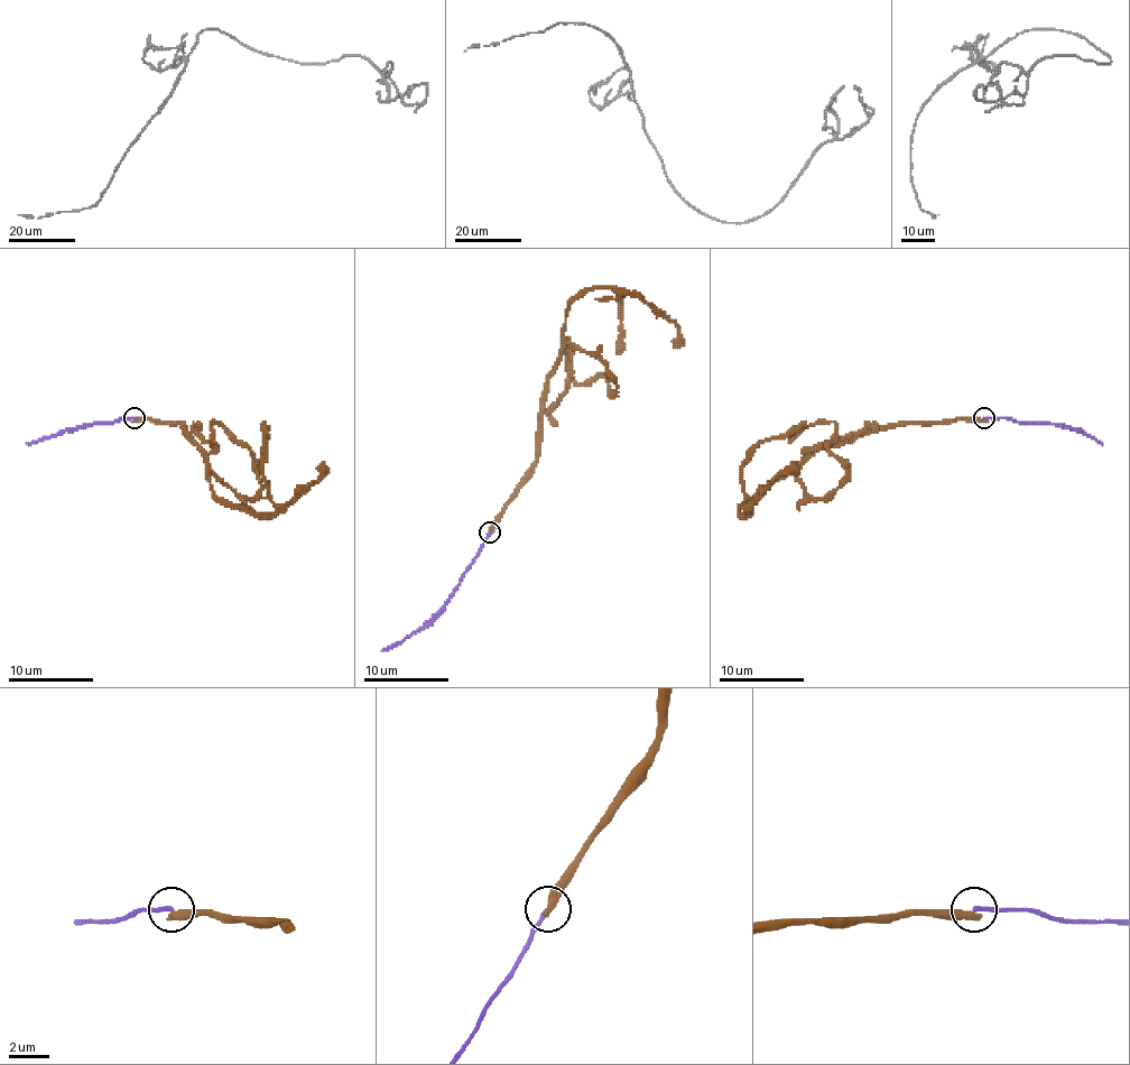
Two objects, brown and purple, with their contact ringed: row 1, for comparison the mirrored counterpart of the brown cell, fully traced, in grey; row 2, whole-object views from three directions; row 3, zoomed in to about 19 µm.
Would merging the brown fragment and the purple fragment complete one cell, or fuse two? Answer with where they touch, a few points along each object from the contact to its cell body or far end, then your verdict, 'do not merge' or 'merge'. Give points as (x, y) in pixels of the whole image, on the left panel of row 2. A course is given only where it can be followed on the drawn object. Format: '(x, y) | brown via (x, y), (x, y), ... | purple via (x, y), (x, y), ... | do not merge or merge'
(135, 418) | brown via (133, 419), (178, 422), (204, 455), (210, 489), (240, 510), (267, 512), (276, 510), (262, 474), (262, 422) | purple via (133, 417), (83, 424), (26, 443) | do not merge

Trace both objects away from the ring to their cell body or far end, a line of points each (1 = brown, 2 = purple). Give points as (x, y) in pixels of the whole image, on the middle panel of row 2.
1: (489, 531), (534, 464), (546, 383), (559, 355), (565, 309), (595, 288), (631, 293), (618, 290), (618, 354)
2: (489, 531), (453, 595), (400, 641), (381, 650)

